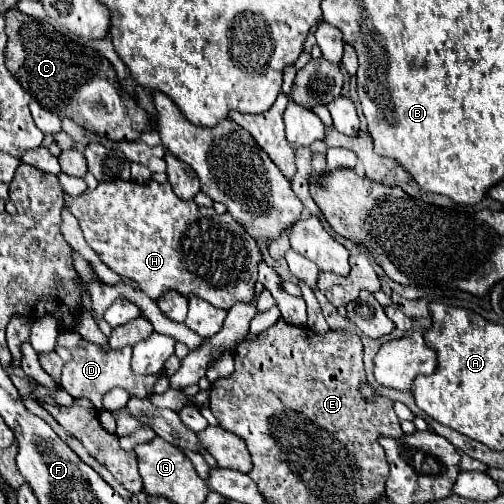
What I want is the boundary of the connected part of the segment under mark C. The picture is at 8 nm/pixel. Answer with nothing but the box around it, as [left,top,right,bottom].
[4,8,148,142]

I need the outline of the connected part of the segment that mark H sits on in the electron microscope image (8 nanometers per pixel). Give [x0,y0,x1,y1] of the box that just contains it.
[64,180,262,308]

